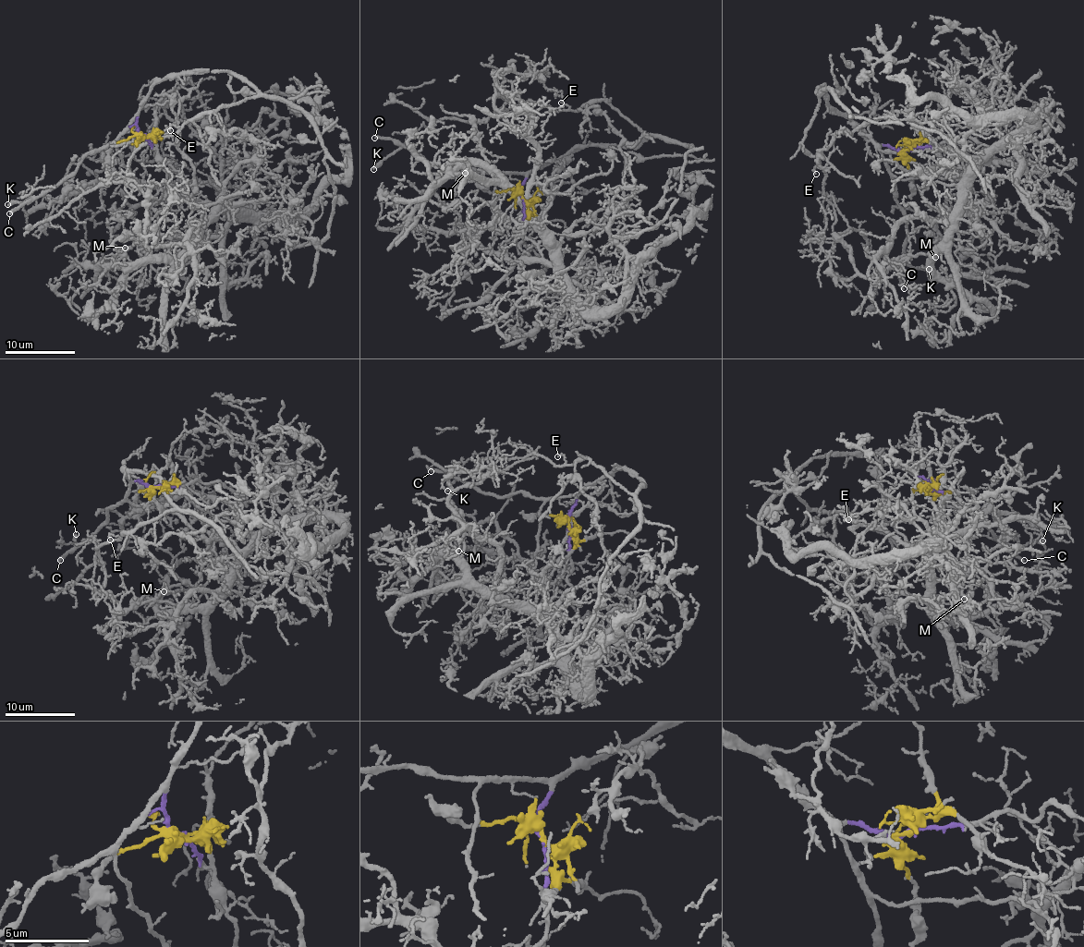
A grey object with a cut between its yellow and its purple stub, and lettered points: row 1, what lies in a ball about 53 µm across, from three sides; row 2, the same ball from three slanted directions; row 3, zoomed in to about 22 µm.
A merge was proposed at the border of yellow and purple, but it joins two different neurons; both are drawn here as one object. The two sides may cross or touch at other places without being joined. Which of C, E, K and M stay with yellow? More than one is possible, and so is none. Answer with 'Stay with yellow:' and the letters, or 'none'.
Stay with yellow: M

